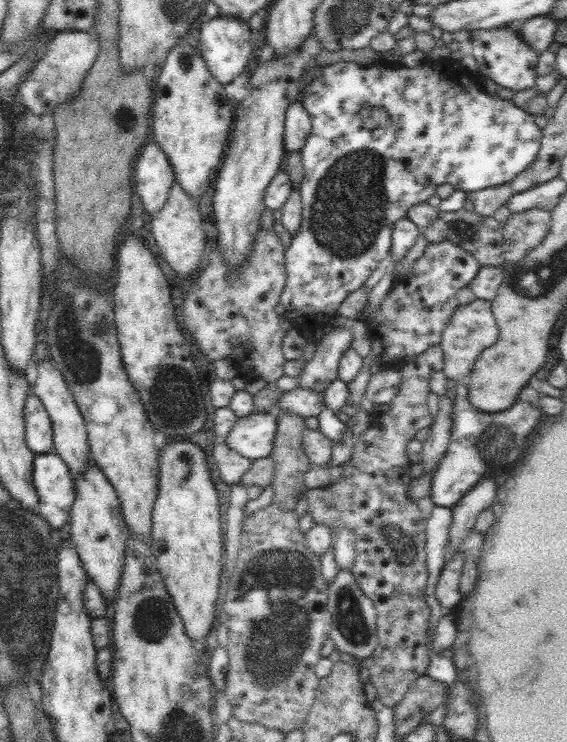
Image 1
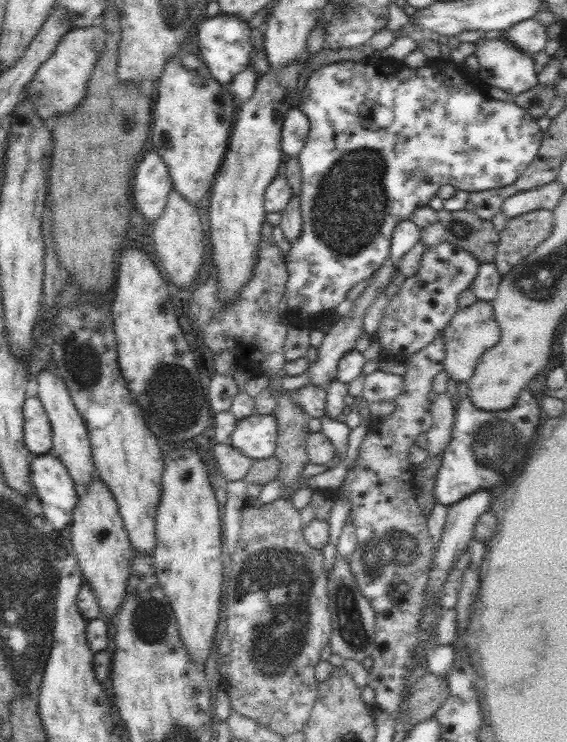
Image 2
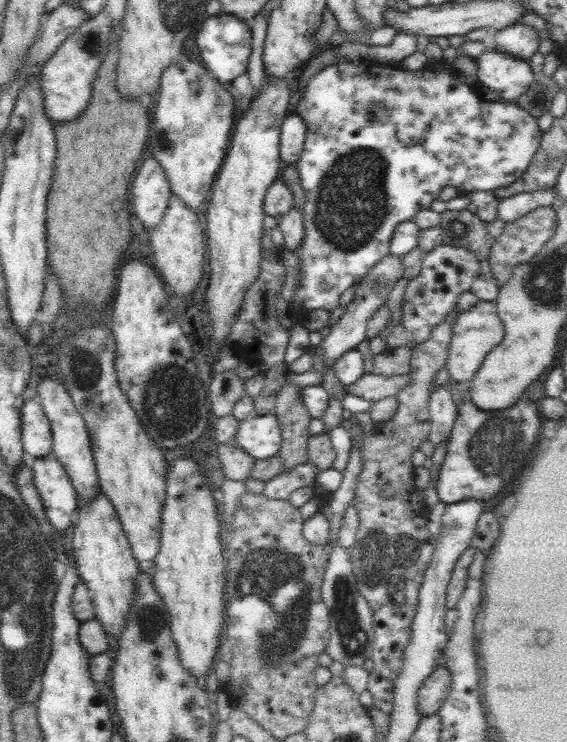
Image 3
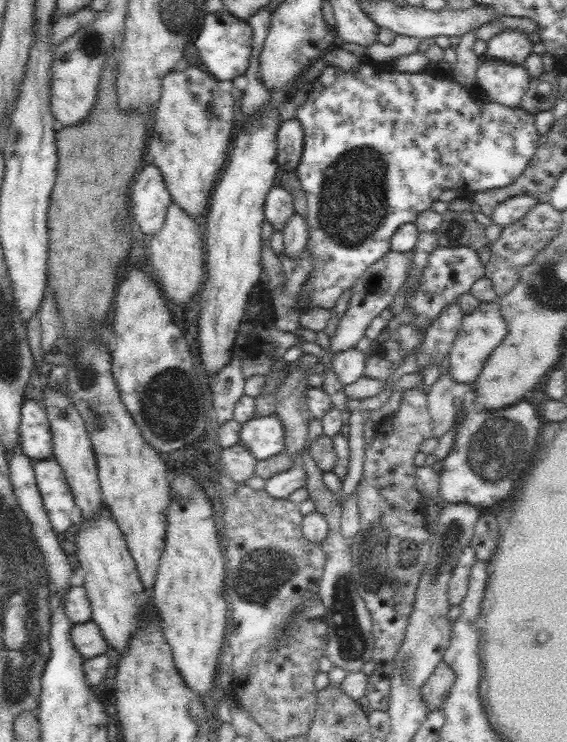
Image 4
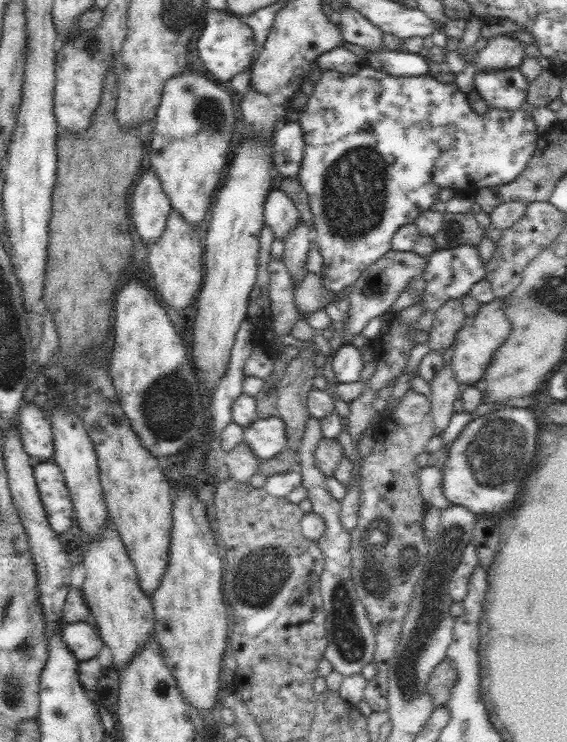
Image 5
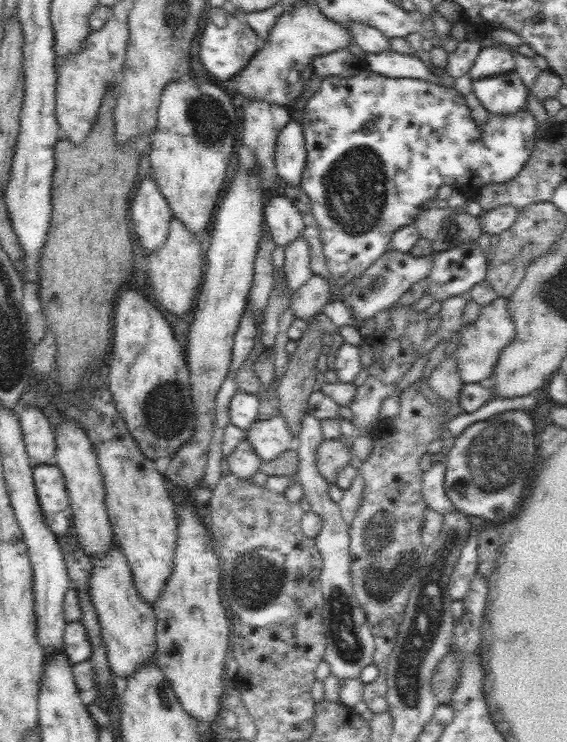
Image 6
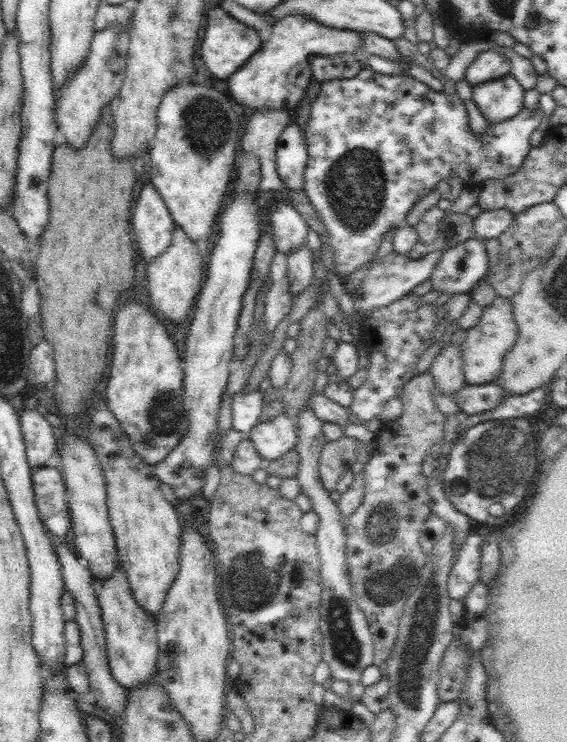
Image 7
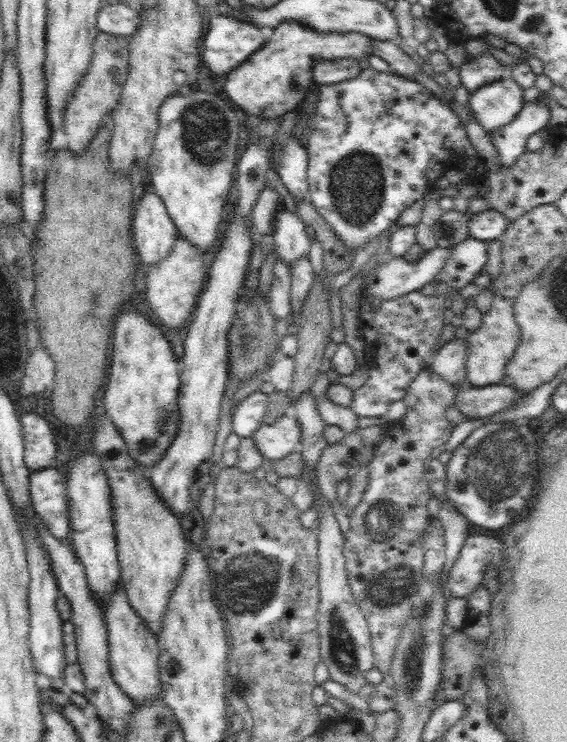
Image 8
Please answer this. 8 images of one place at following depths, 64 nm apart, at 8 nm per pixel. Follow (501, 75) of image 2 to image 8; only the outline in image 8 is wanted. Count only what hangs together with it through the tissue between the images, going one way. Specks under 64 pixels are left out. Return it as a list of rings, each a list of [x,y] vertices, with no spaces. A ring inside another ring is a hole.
[[[511,77],[492,81],[470,94],[470,110],[488,133],[512,122],[522,110],[523,88]]]

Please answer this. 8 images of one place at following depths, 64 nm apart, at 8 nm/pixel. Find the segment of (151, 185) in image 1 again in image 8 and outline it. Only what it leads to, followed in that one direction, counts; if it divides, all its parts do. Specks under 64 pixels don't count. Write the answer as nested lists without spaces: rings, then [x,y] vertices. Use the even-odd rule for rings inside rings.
[[[153,190],[136,198],[132,219],[134,246],[143,267],[161,262],[180,236],[172,223],[166,206]]]

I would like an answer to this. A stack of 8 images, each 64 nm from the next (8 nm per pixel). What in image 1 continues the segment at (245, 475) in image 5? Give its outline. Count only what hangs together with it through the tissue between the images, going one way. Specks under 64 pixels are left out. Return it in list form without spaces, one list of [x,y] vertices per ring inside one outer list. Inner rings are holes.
[[[225,442],[214,444],[211,462],[217,465],[222,481],[229,486],[239,484],[242,476],[246,474],[251,465],[249,458],[228,448]]]

